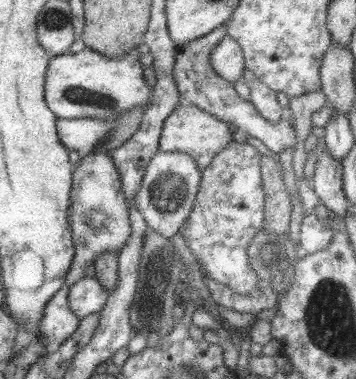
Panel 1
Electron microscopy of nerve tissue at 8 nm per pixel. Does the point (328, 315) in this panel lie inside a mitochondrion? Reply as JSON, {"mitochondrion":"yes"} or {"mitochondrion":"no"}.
{"mitochondrion":"yes"}

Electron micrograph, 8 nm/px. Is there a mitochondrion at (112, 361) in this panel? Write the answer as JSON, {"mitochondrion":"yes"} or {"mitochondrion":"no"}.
{"mitochondrion":"no"}

